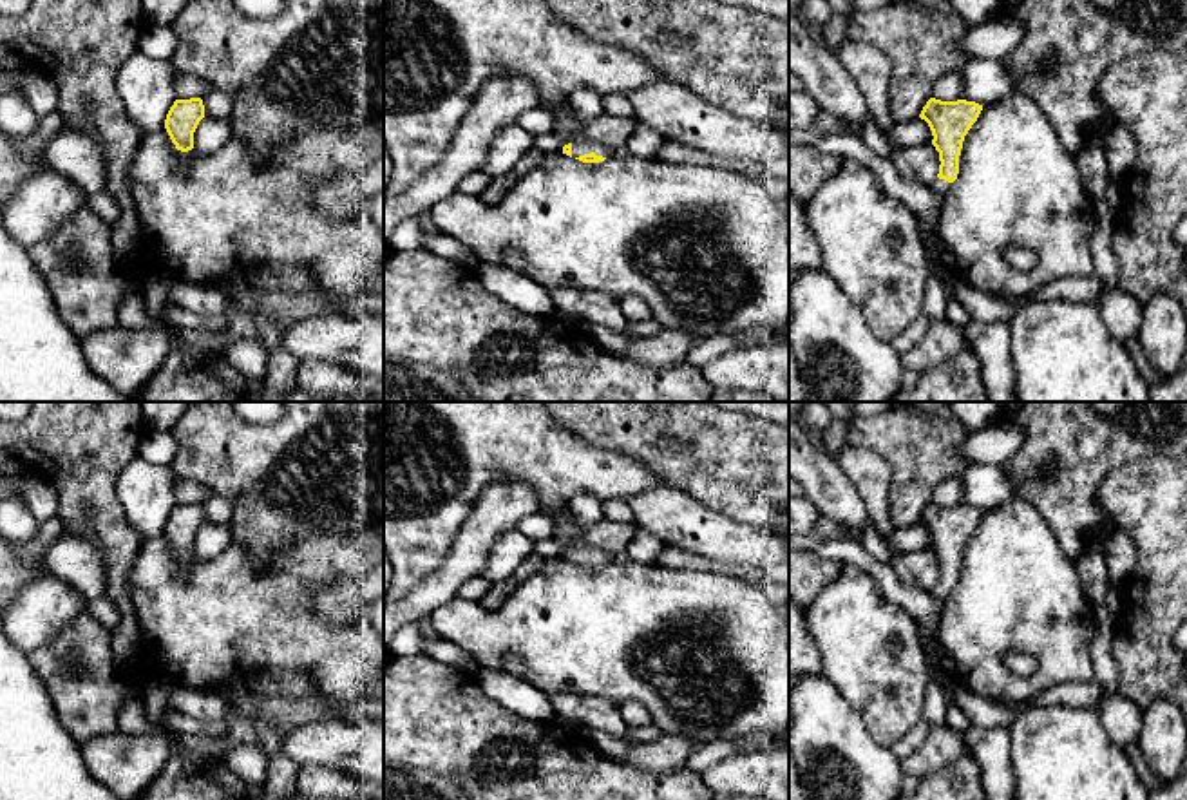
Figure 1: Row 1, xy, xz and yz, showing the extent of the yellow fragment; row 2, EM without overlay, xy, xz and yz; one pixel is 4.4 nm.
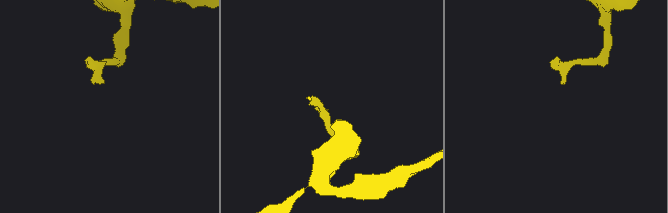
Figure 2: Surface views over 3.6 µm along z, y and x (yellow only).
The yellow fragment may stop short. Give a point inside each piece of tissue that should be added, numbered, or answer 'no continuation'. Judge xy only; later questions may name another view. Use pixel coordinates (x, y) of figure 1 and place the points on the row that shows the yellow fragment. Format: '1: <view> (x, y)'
no continuation

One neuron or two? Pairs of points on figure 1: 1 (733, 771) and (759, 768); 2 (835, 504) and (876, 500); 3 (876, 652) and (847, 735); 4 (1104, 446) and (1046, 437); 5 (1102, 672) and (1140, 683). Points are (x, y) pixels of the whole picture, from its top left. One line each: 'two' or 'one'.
1: one
2: two
3: two
4: one
5: two

